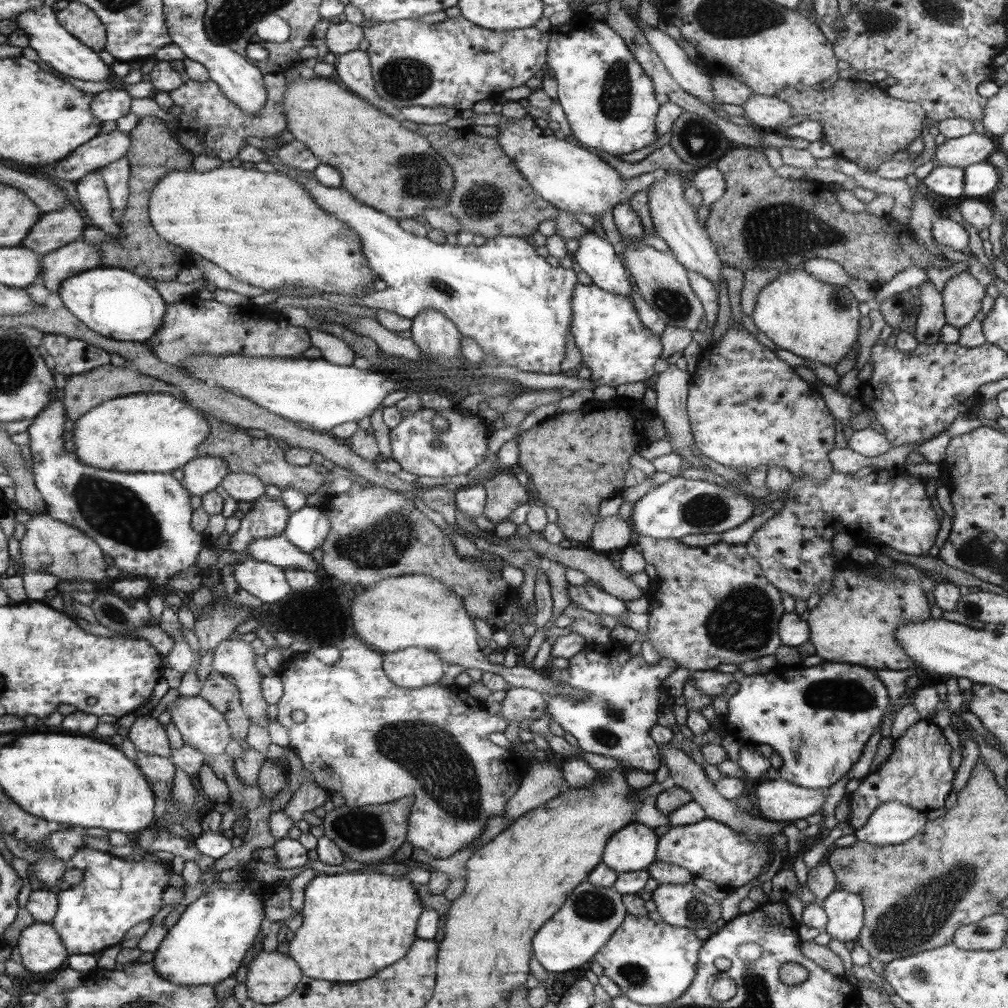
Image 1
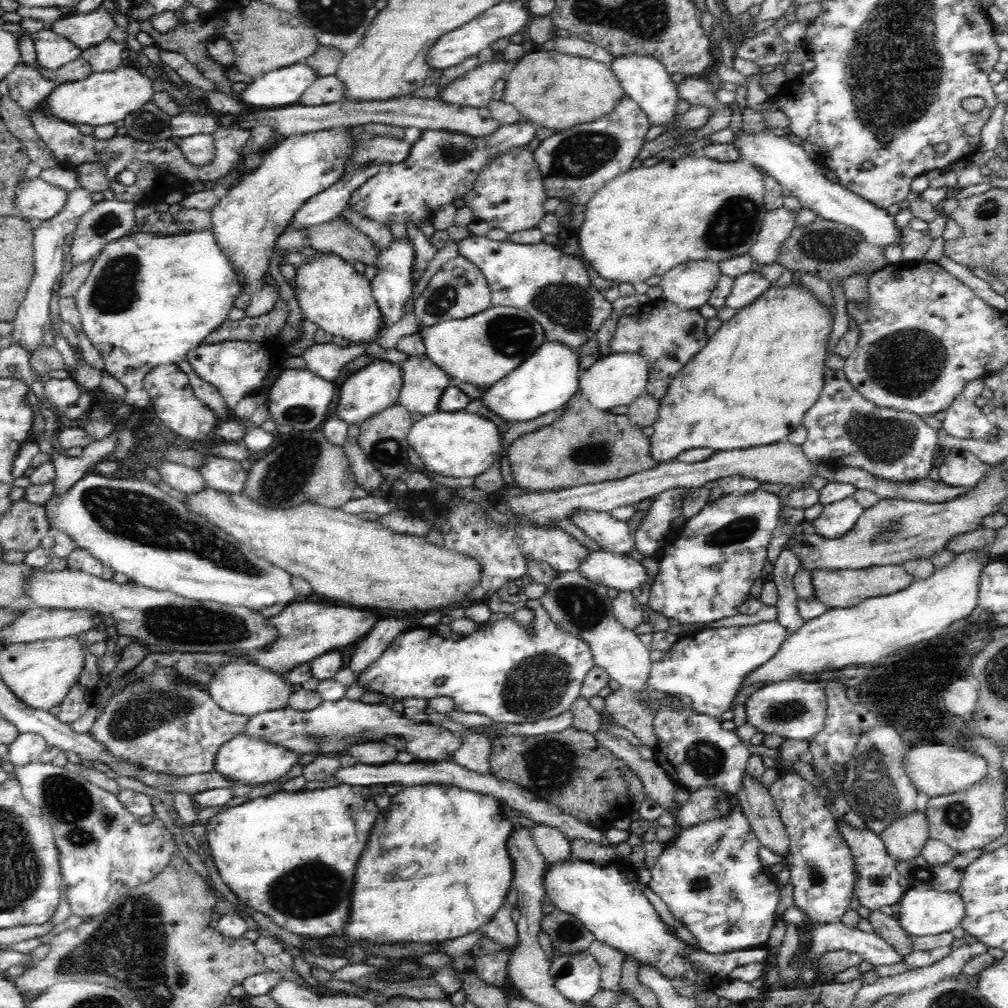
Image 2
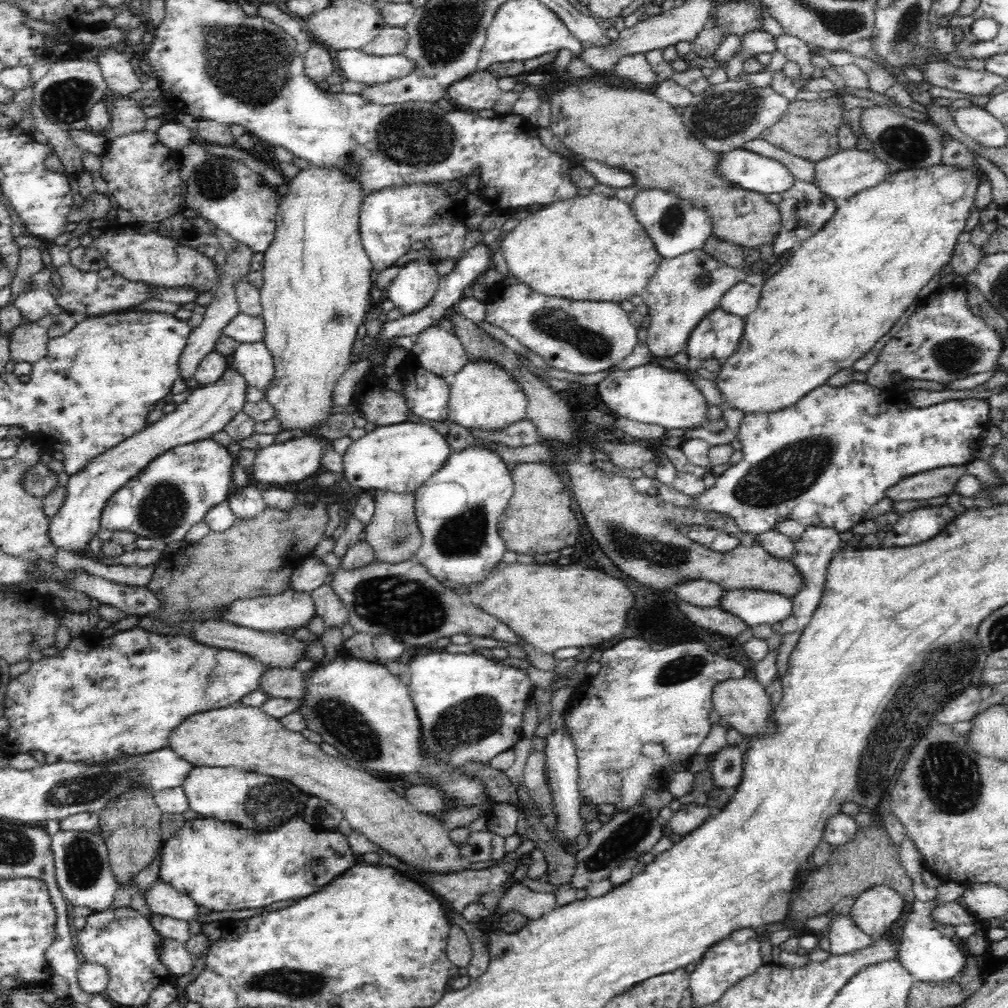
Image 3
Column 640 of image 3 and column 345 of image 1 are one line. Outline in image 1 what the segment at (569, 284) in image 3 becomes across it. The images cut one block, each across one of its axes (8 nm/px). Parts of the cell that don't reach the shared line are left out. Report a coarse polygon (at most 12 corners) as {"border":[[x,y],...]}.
{"border":[[167,172],[166,242],[267,291],[375,290],[358,235],[300,183]]}

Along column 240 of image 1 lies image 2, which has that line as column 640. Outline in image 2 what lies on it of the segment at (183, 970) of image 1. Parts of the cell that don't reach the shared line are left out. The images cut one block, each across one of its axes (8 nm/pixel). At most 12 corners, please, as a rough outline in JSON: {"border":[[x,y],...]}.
{"border":[[547,863],[557,909],[596,940],[710,986],[764,949],[690,950],[660,922],[637,869]]}

